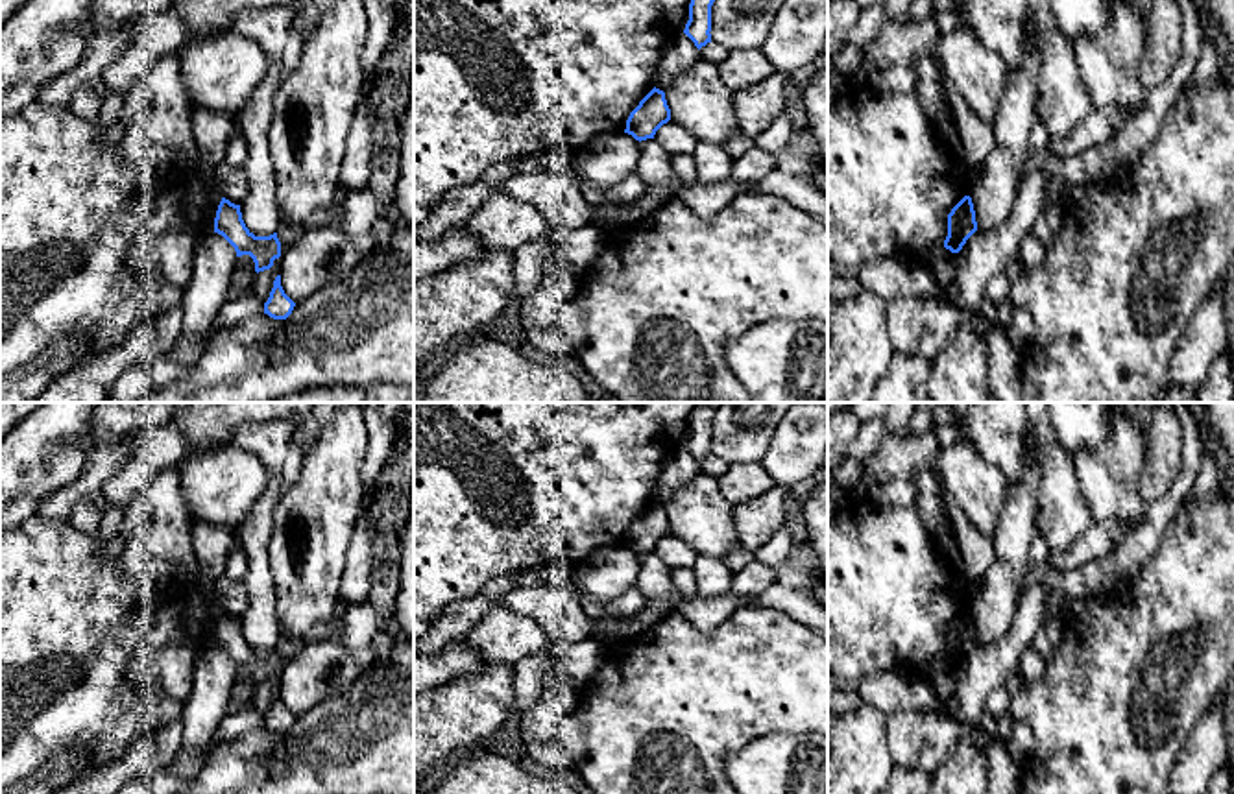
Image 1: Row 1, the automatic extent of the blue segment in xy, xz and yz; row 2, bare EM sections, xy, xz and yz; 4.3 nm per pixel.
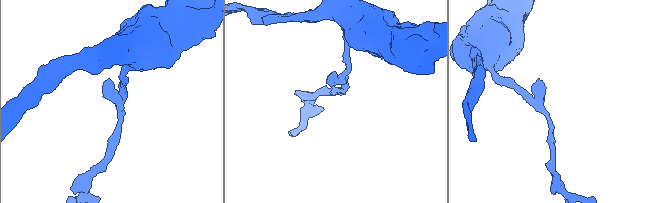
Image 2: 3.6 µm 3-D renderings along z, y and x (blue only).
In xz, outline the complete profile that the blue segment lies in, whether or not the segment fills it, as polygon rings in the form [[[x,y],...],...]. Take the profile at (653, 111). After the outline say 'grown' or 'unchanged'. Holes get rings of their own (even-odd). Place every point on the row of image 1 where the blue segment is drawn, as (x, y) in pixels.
[[[652,89],[630,113],[624,133],[635,140],[654,138],[656,131],[671,120],[671,109],[665,92]]]; unchanged

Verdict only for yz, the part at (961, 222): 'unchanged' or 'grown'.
unchanged

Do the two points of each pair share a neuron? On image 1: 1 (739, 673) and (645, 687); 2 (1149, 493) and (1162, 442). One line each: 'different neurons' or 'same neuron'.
1: same neuron
2: same neuron

